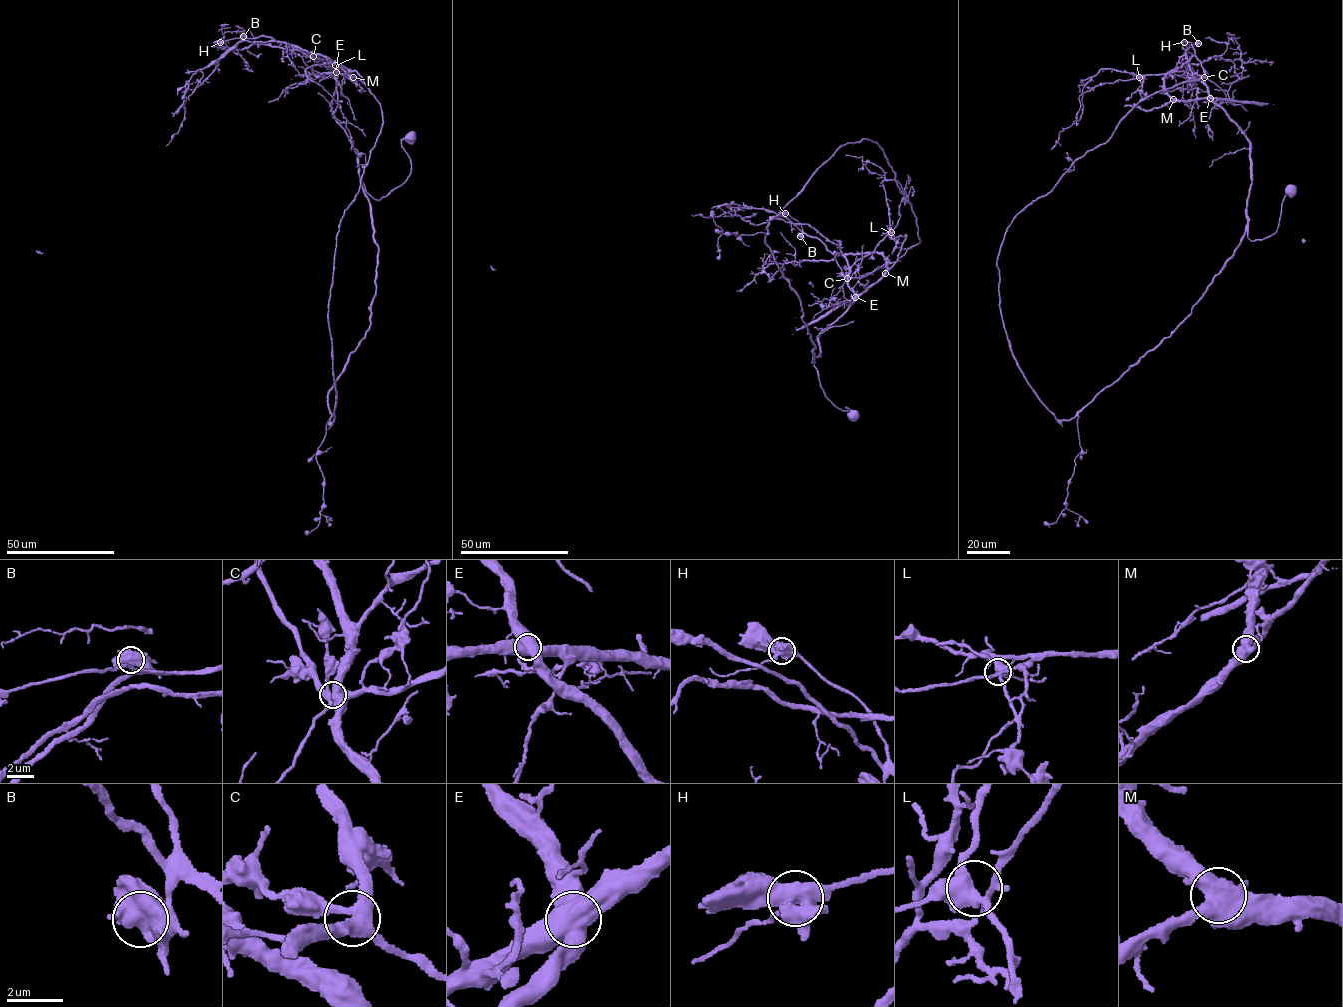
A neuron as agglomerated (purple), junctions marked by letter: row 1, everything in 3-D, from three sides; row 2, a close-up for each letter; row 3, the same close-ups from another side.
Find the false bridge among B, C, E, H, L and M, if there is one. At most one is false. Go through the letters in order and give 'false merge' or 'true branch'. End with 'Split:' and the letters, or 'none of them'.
B: true branch
C: true branch
E: false merge
H: true branch
L: true branch
M: true branch
Split: E

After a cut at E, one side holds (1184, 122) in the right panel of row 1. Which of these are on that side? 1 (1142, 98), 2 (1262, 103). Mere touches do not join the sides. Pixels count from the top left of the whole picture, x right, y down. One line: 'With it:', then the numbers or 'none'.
With it: 2

